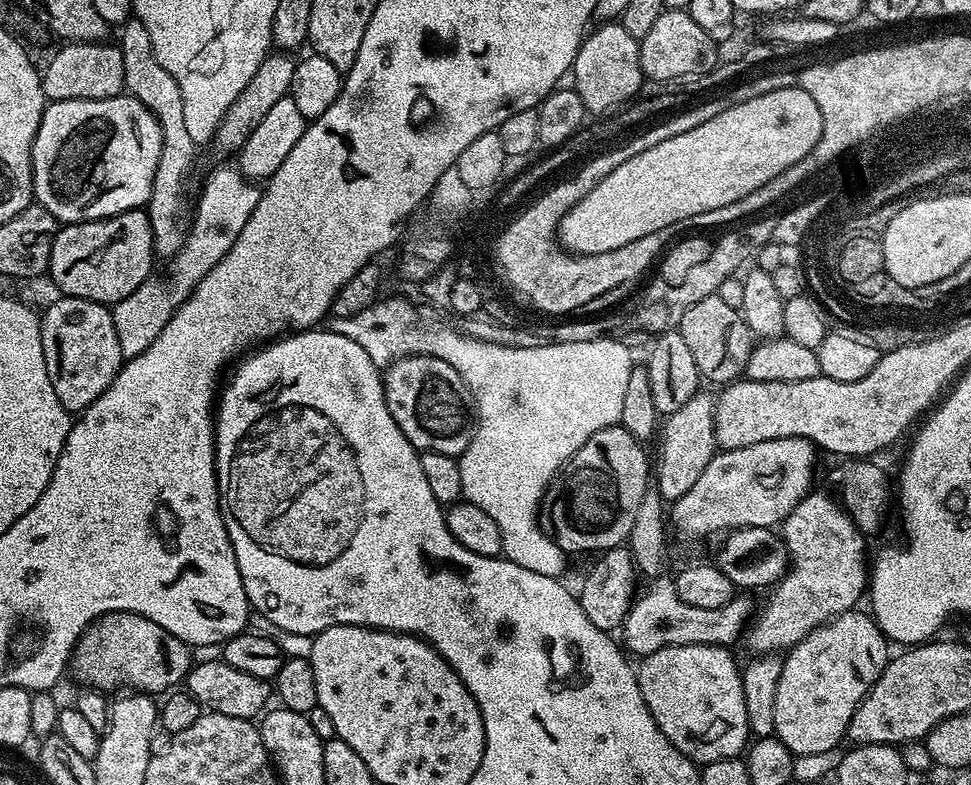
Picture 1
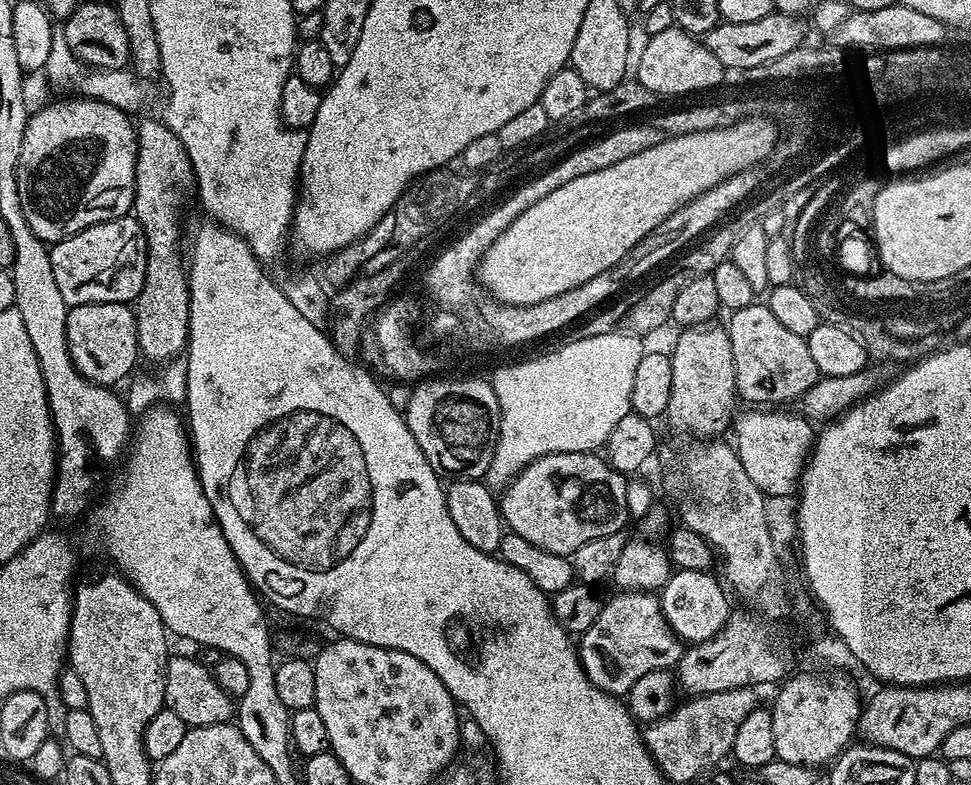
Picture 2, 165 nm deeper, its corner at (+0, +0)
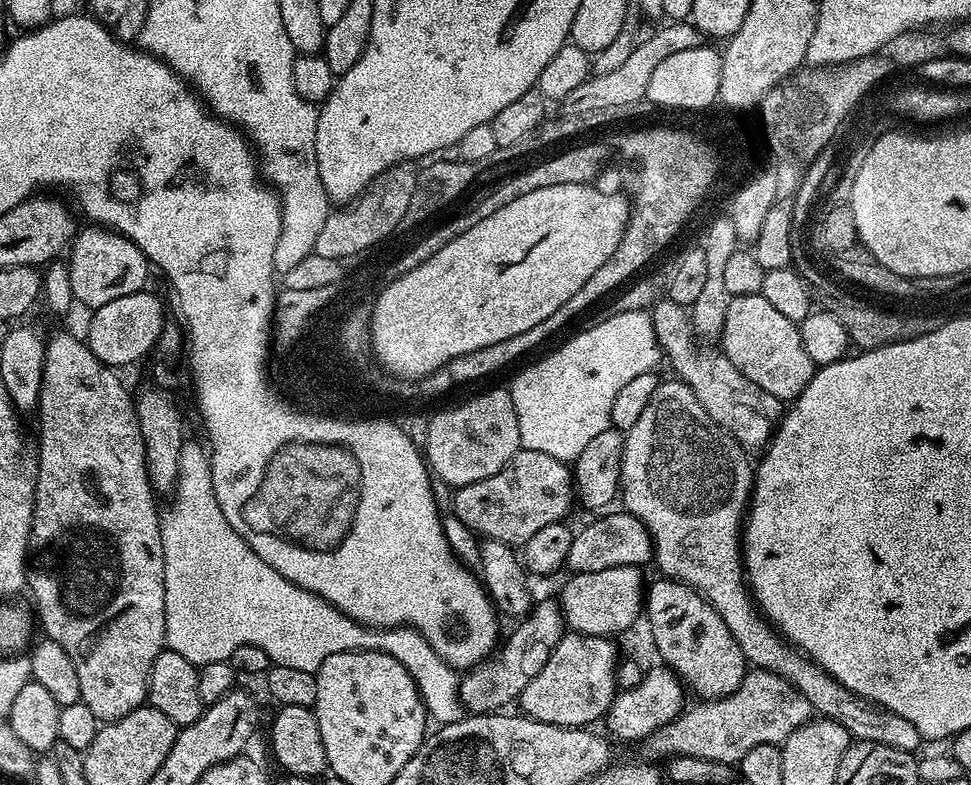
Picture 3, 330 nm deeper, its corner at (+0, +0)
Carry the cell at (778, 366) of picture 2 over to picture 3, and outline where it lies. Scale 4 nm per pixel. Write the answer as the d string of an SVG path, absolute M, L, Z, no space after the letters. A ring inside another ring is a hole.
M734 296L726 306L726 318L718 337L726 358L734 362L754 386L762 386L766 394L774 394L781 402L791 402L806 390L818 365L806 354L797 324L774 310L764 296Z

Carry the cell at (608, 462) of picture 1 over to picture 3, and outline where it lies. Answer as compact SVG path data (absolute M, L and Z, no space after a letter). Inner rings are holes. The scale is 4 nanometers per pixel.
M521 448L498 470L498 474L490 474L482 482L467 484L455 489L456 497L452 500L452 508L456 516L472 532L481 532L481 537L506 542L513 546L523 546L528 539L532 538L538 530L548 523L558 523L565 519L566 514L574 504L574 472L571 467L567 468L564 460L554 458L550 454L542 454L542 450L530 450Z

